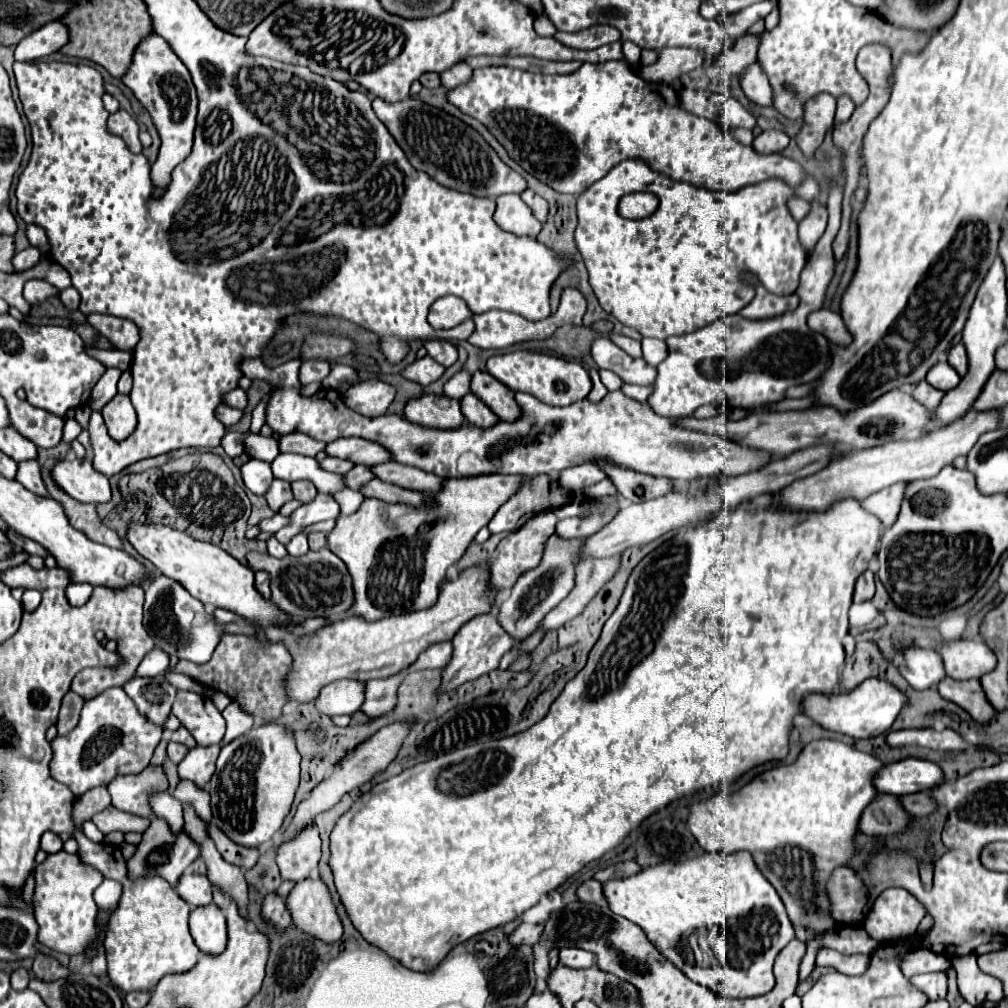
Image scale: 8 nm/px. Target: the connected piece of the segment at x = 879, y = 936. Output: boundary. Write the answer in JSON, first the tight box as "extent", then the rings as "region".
{"extent":[864,888,926,942],"region":[[[886,888],[864,920],[866,932],[878,942],[904,940],[916,934],[926,908],[904,888]]]}

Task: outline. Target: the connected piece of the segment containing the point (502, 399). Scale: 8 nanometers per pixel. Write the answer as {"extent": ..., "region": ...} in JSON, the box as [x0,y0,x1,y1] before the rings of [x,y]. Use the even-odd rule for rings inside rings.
{"extent":[472,372,522,422],"region":[[[488,372],[472,374],[472,394],[476,394],[504,422],[516,422],[522,418],[522,408],[514,400],[514,392]]]}

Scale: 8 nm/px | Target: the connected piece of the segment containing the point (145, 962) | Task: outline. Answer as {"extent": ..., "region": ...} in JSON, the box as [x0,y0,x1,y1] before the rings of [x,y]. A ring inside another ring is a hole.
{"extent":[72,786,200,992],"region":[[[102,786],[90,788],[80,798],[76,798],[72,808],[72,819],[76,824],[74,838],[80,844],[78,856],[86,864],[102,872],[104,878],[122,884],[122,902],[118,904],[118,908],[110,918],[104,940],[106,958],[108,958],[108,976],[112,984],[122,988],[124,992],[152,990],[164,974],[190,970],[200,958],[200,950],[188,930],[190,906],[180,898],[180,894],[176,894],[176,890],[162,876],[154,874],[154,876],[130,878],[126,860],[118,846],[106,842],[98,844],[84,836],[83,822],[91,820],[94,814],[106,809],[108,804],[110,804],[110,794]]]}

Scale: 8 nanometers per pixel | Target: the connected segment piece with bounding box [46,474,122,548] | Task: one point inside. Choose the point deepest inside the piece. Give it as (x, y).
(83, 517)

